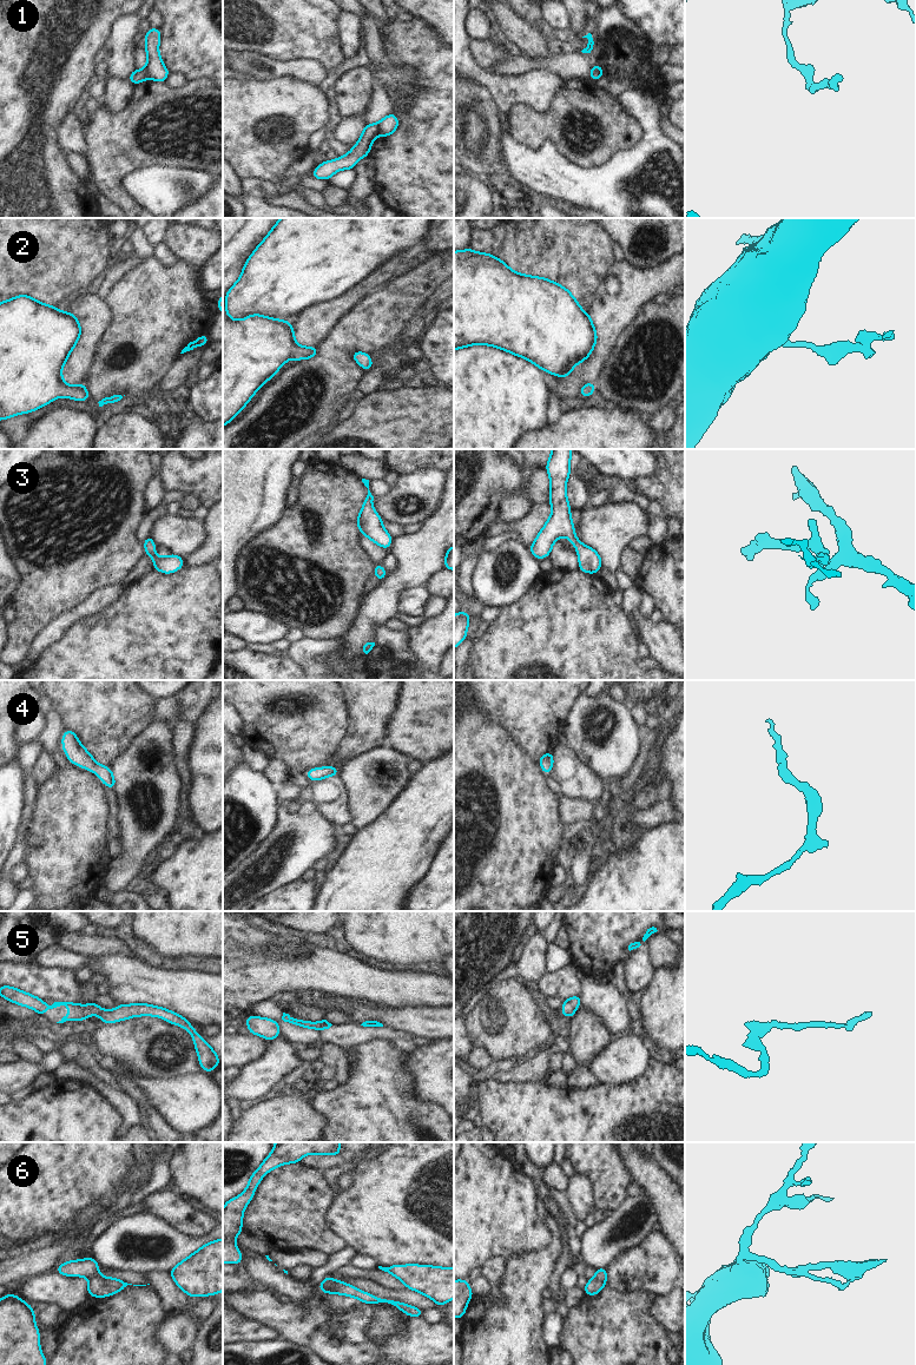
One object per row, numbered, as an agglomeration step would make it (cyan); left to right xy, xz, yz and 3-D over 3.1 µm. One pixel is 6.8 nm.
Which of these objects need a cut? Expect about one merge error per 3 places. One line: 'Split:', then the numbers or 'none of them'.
Split: 1, 6.

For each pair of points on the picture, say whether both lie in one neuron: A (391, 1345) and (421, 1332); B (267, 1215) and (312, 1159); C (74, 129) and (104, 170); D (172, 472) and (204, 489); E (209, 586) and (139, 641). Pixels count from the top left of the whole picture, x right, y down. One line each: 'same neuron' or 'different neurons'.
A: same neuron
B: different neurons
C: different neurons
D: same neuron
E: same neuron

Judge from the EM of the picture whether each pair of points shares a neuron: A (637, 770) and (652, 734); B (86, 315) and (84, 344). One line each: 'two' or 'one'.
A: one
B: one

